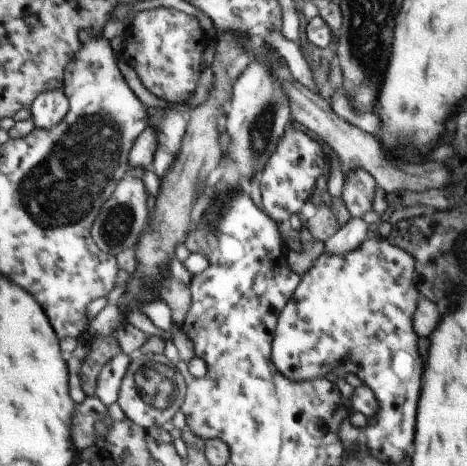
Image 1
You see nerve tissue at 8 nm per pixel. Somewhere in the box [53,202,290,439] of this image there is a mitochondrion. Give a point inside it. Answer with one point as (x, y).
(155, 386)

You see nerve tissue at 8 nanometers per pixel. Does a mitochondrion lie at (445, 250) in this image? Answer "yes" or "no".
yes

